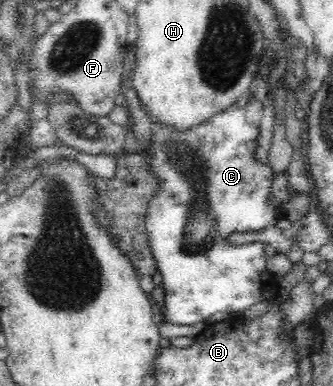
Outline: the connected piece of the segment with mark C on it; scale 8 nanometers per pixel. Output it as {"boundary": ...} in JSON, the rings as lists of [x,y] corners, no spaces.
{"boundary":[[[237,106],[228,107],[228,110],[222,111],[220,114],[213,115],[207,121],[192,127],[191,130],[184,132],[177,132],[171,130],[169,126],[159,125],[153,132],[152,143],[149,147],[150,163],[152,163],[152,170],[159,180],[156,194],[149,202],[148,210],[146,211],[145,225],[150,241],[151,253],[155,258],[157,264],[157,271],[162,277],[162,288],[164,292],[164,307],[165,321],[175,323],[175,325],[193,325],[194,323],[205,322],[209,317],[215,313],[226,311],[231,316],[242,315],[245,310],[256,303],[262,301],[269,301],[275,295],[275,285],[277,280],[271,279],[266,273],[265,265],[267,263],[267,253],[263,250],[263,242],[243,243],[243,245],[233,246],[227,242],[229,233],[233,231],[255,231],[259,232],[266,227],[274,226],[277,223],[275,217],[279,208],[272,202],[271,182],[273,181],[272,172],[269,169],[269,164],[259,164],[255,162],[253,153],[255,153],[255,139],[259,128],[257,125],[251,126],[245,122],[245,108],[237,108]]]}

